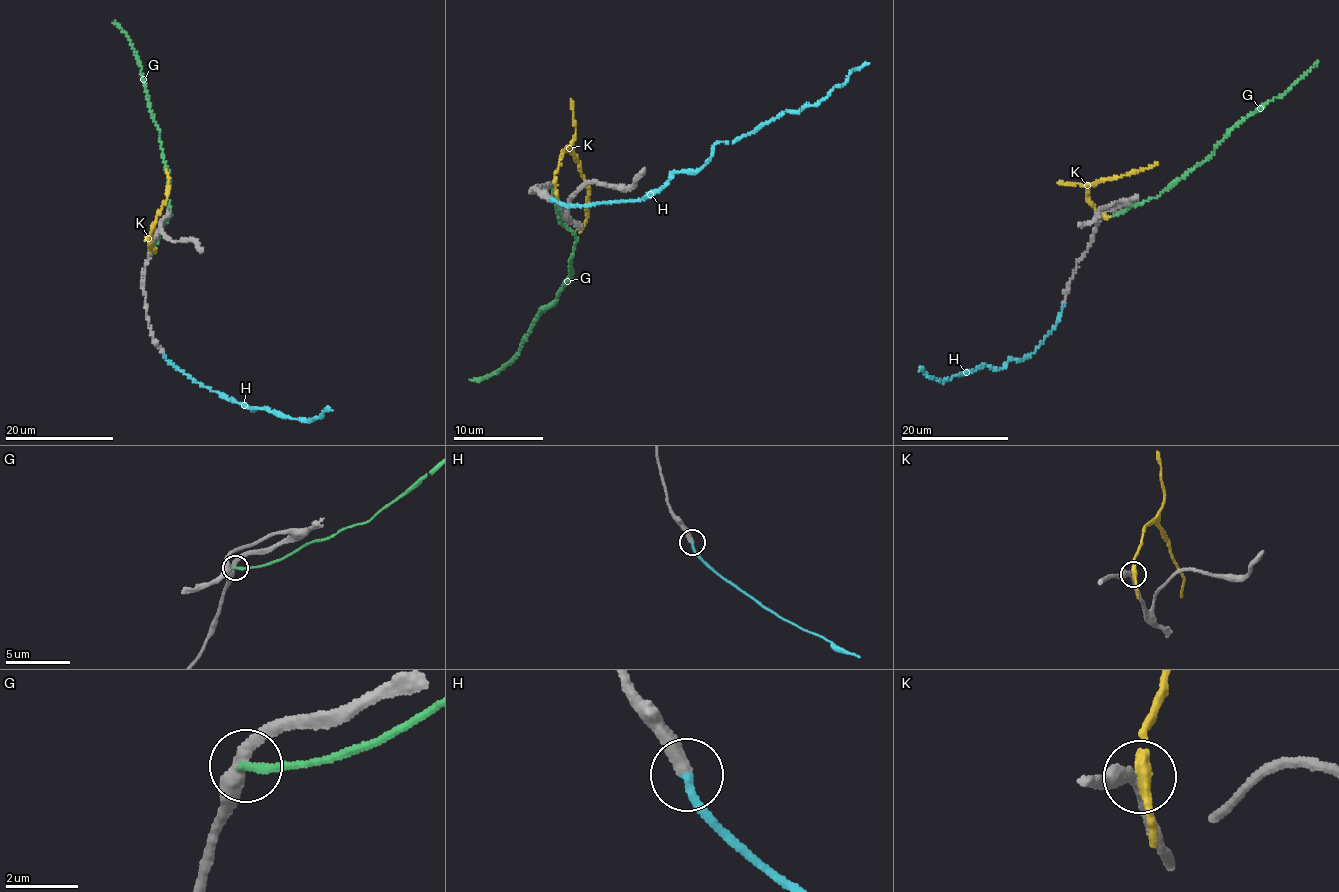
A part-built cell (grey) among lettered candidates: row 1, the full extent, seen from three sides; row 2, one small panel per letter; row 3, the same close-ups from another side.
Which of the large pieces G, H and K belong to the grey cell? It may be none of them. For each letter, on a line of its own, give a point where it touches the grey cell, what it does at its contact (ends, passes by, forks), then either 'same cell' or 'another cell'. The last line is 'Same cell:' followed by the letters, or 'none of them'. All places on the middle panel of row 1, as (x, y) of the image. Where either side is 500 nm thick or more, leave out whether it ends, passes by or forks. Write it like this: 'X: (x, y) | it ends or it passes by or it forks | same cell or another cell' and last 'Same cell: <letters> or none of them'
G: (551, 187) | it ends | another cell
H: (551, 200) | it ends | same cell
K: (554, 185) | it passes by | another cell
Same cell: H

